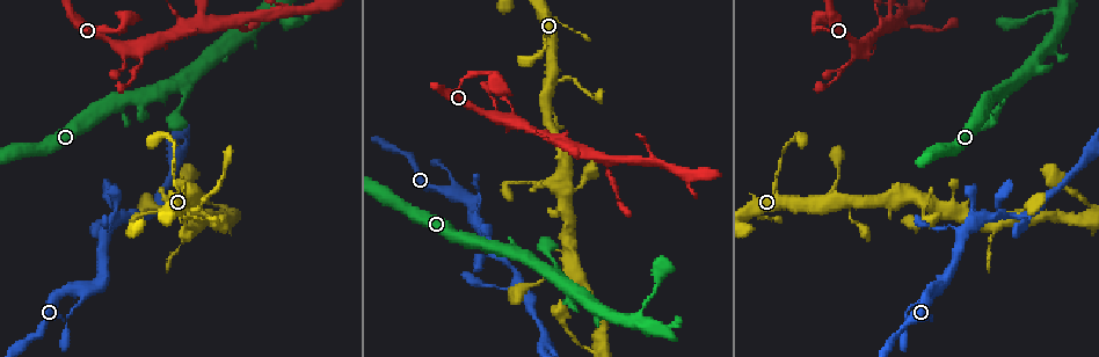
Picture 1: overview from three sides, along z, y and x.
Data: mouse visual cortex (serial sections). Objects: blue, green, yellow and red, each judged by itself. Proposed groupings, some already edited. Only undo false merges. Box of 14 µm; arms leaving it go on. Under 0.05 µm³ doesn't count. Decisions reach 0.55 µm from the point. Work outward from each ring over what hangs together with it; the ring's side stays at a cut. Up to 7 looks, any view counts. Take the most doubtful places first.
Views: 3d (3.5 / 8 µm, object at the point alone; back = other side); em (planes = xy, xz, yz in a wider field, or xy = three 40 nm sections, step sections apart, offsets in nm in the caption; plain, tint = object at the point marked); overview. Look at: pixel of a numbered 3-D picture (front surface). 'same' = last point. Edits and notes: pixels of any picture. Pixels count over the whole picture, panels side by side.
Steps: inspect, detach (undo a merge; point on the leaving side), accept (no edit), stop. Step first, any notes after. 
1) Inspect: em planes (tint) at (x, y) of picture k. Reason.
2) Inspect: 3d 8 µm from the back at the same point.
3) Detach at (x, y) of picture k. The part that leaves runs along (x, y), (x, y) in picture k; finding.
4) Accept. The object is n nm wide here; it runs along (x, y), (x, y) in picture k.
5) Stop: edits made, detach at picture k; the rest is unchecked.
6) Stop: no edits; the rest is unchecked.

Inspect: 3d 3.5 µm at (474, 215) of picture 1. Thick turns thin.

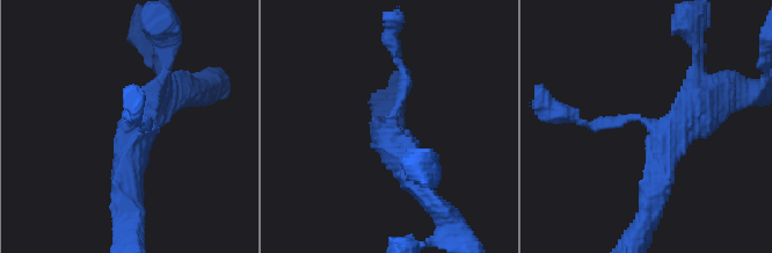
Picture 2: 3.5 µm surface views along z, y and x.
Inspect: em xy step 2 (tint) at (128, 124) of picture 2. Now the EM.

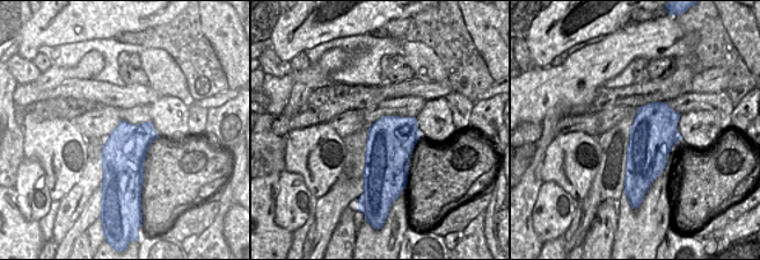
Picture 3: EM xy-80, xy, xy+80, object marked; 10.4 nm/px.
Accept. It runs along (657, 185), (667, 131), (640, 117), (577, 121) in picture 2; one cell here.

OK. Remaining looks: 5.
Inspect: 3d 3.5 µm at (824, 202) of picture 1.

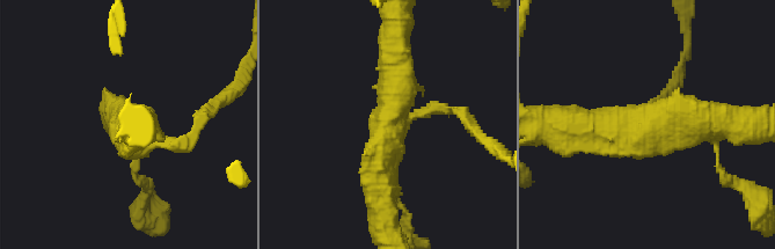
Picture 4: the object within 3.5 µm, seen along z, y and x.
Inspect: em xy step 3 (tint) at (391, 117) of picture 4. 3 arms meet here; the arms are 150, 450, 450 nm wide.

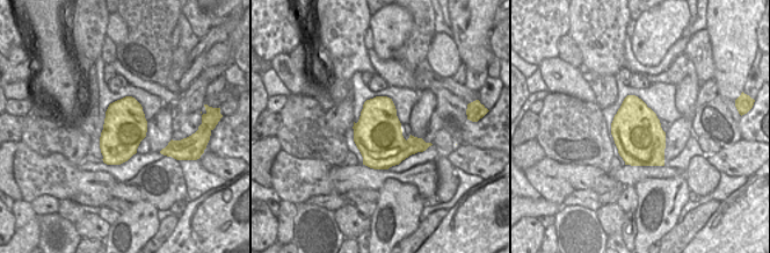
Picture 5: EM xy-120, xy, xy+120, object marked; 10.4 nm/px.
Accept. One cell here.

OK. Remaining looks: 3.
Inspect: 3d 3.5 µm from the back at (184, 30) of picture 1. Three-way junction.

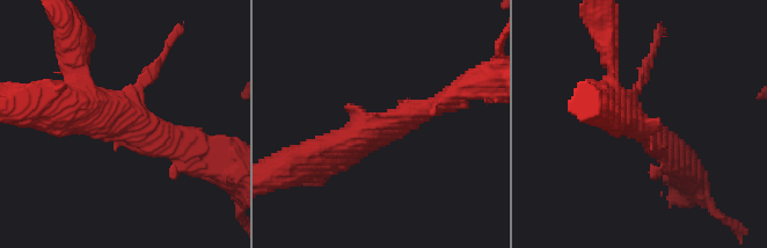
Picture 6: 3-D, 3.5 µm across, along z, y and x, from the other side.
Inspect: em xy step 2 (tint) at (384, 125) of picture 6.

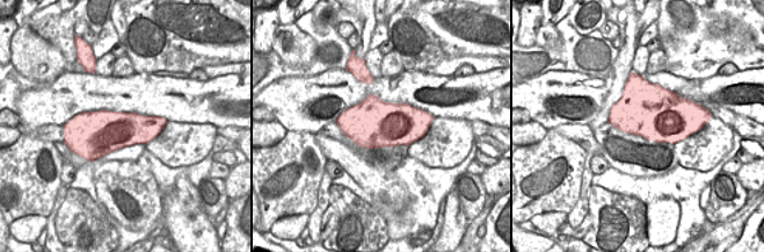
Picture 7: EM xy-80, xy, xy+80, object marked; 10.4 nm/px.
Accept. 3 arms meet here; it runs along (450, 95), (318, 158) in picture 6; continuous, no second cell.

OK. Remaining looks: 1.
Stop: no edits; the rest is unchecked.

